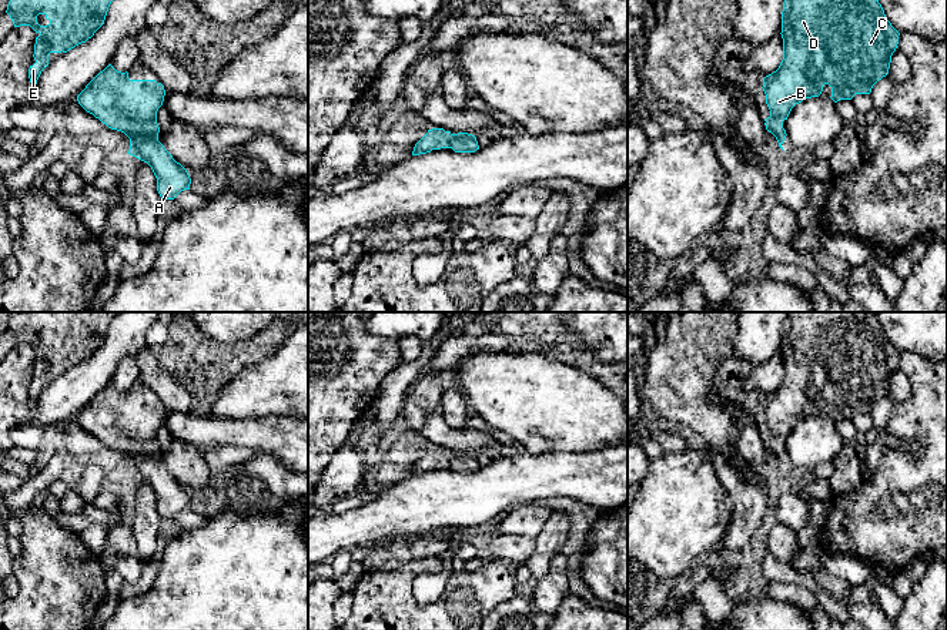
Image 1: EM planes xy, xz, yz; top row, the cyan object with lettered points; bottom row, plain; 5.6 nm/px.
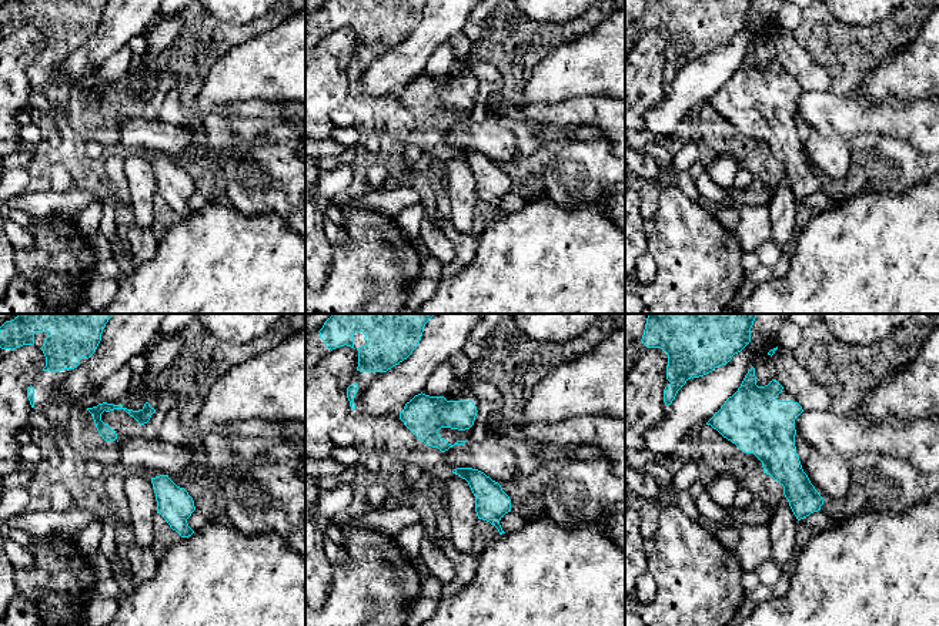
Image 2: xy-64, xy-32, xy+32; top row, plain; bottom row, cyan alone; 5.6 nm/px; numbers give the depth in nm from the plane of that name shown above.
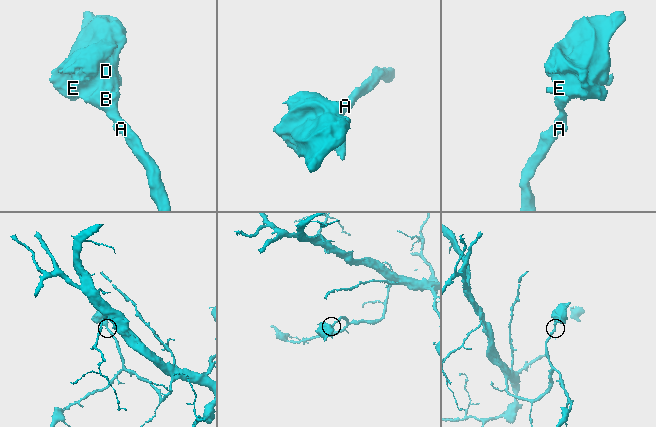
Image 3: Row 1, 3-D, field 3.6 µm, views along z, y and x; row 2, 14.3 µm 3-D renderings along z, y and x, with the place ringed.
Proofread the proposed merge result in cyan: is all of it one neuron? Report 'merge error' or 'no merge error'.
no merge error

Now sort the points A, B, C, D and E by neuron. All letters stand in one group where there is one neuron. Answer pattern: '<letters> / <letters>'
A B C D E

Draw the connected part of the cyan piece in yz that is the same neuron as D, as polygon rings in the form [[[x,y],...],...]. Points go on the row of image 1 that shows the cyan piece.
[[[784,0],[782,11],[783,60],[776,71],[763,78],[763,91],[770,115],[764,120],[779,147],[786,140],[783,121],[792,108],[806,98],[819,97],[823,86],[831,87],[831,100],[851,100],[856,94],[870,94],[873,86],[889,74],[891,56],[900,33],[887,20],[879,0]]]

